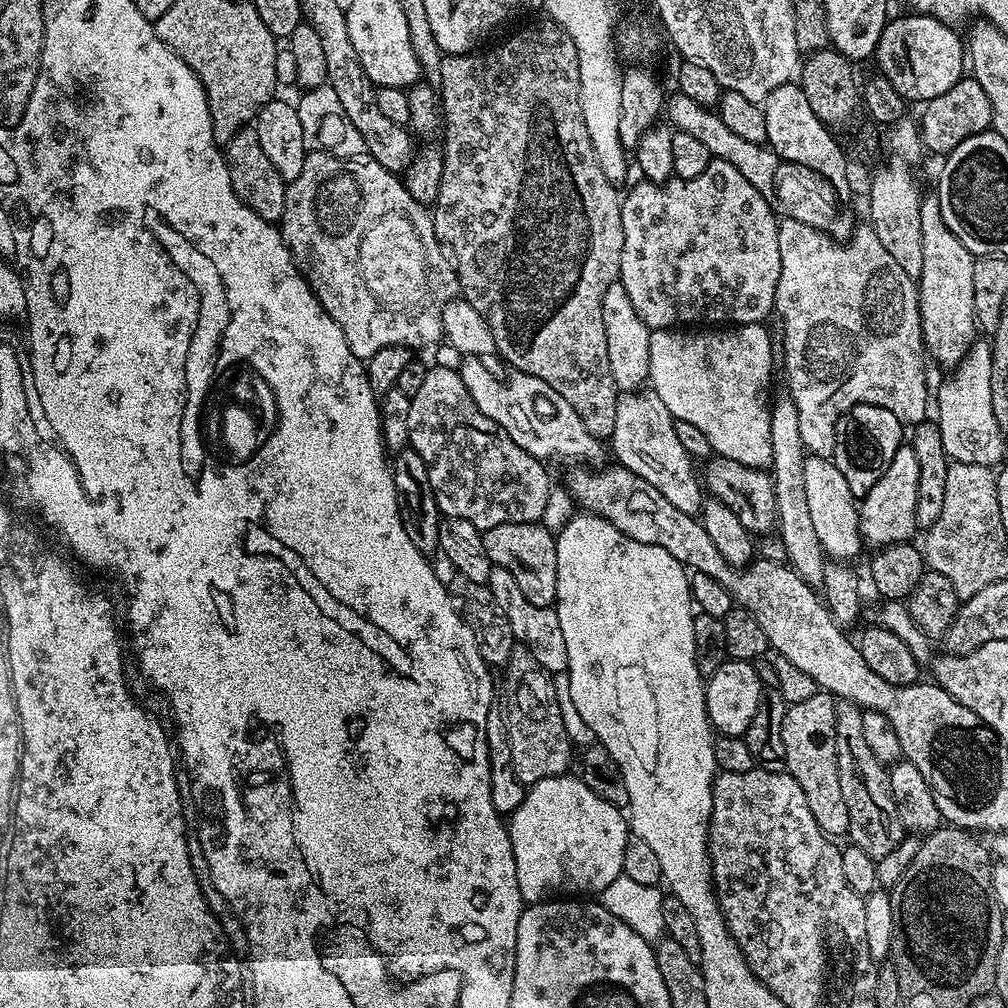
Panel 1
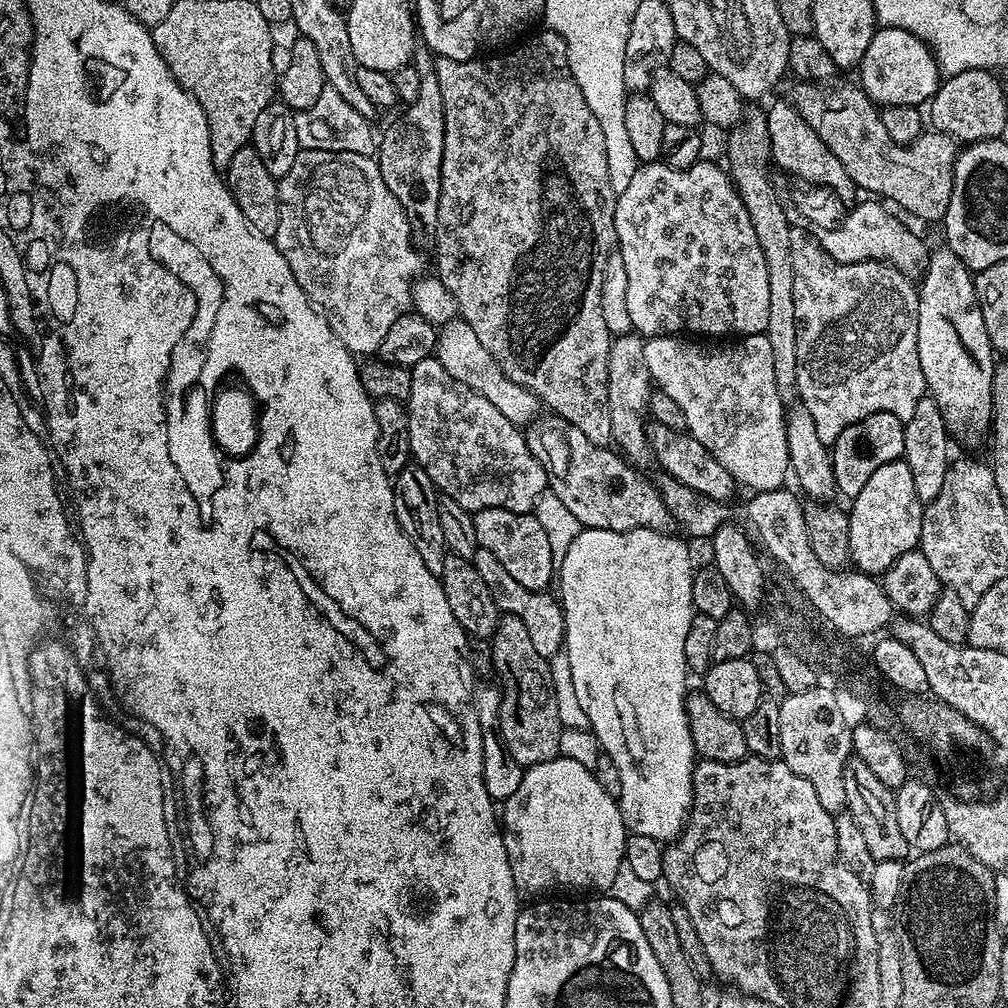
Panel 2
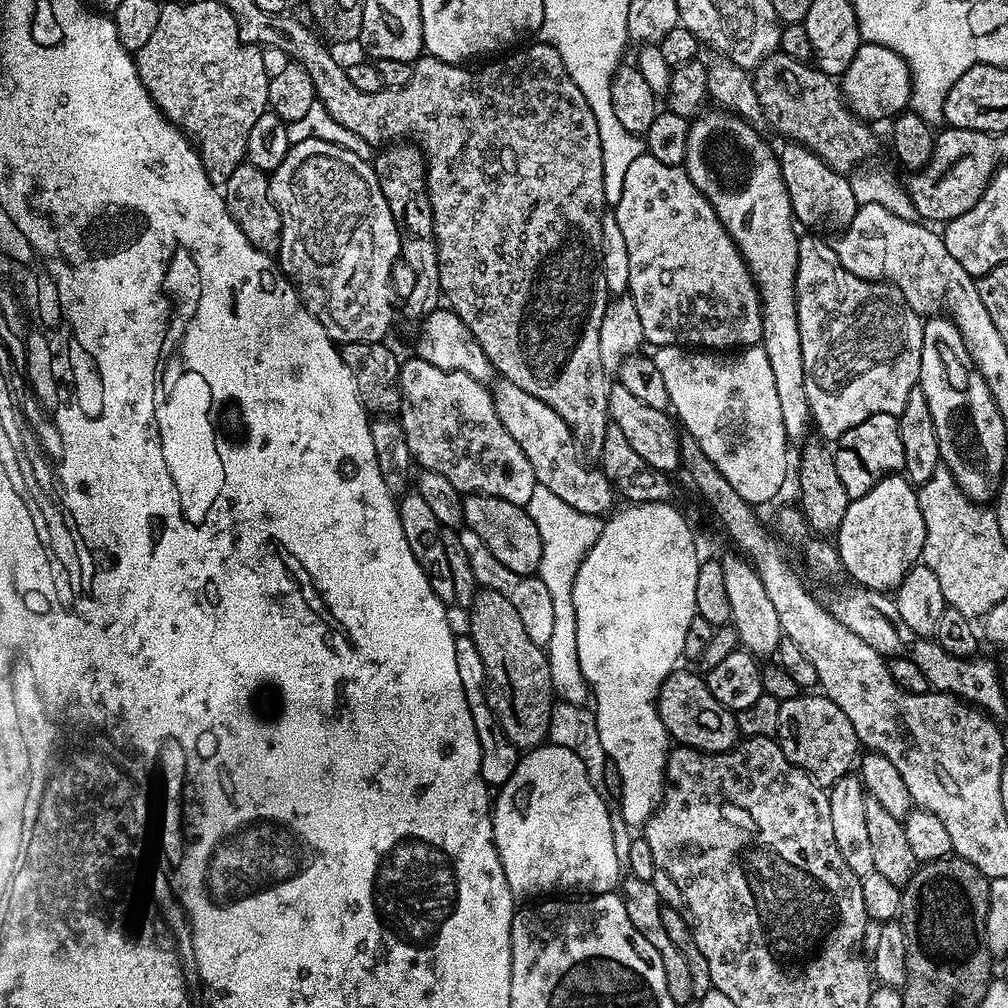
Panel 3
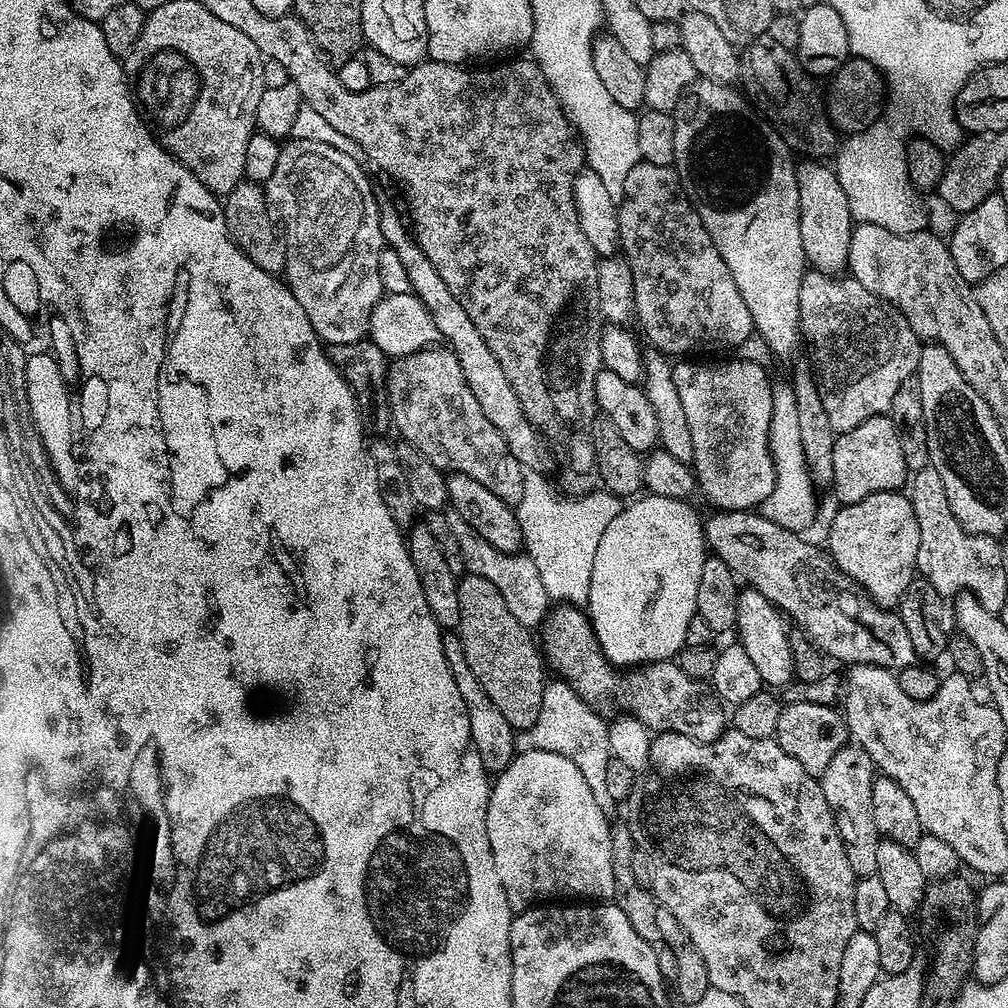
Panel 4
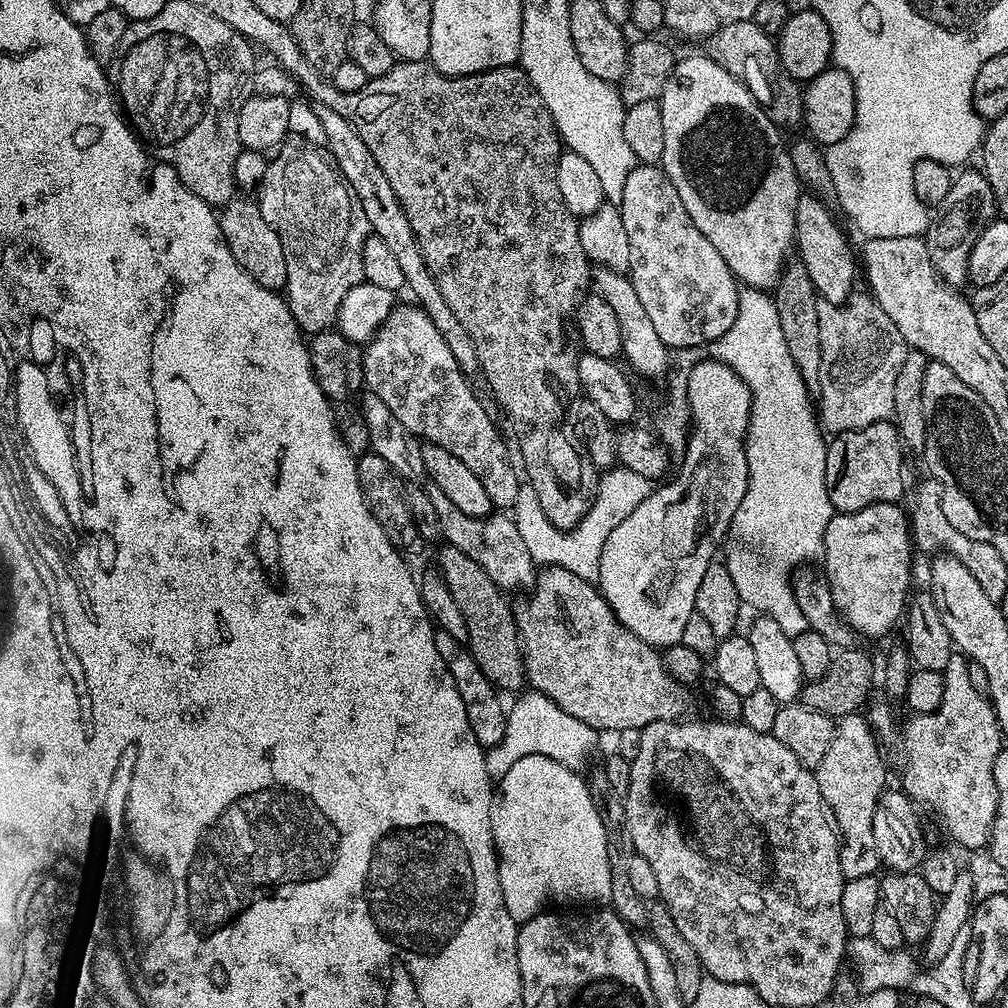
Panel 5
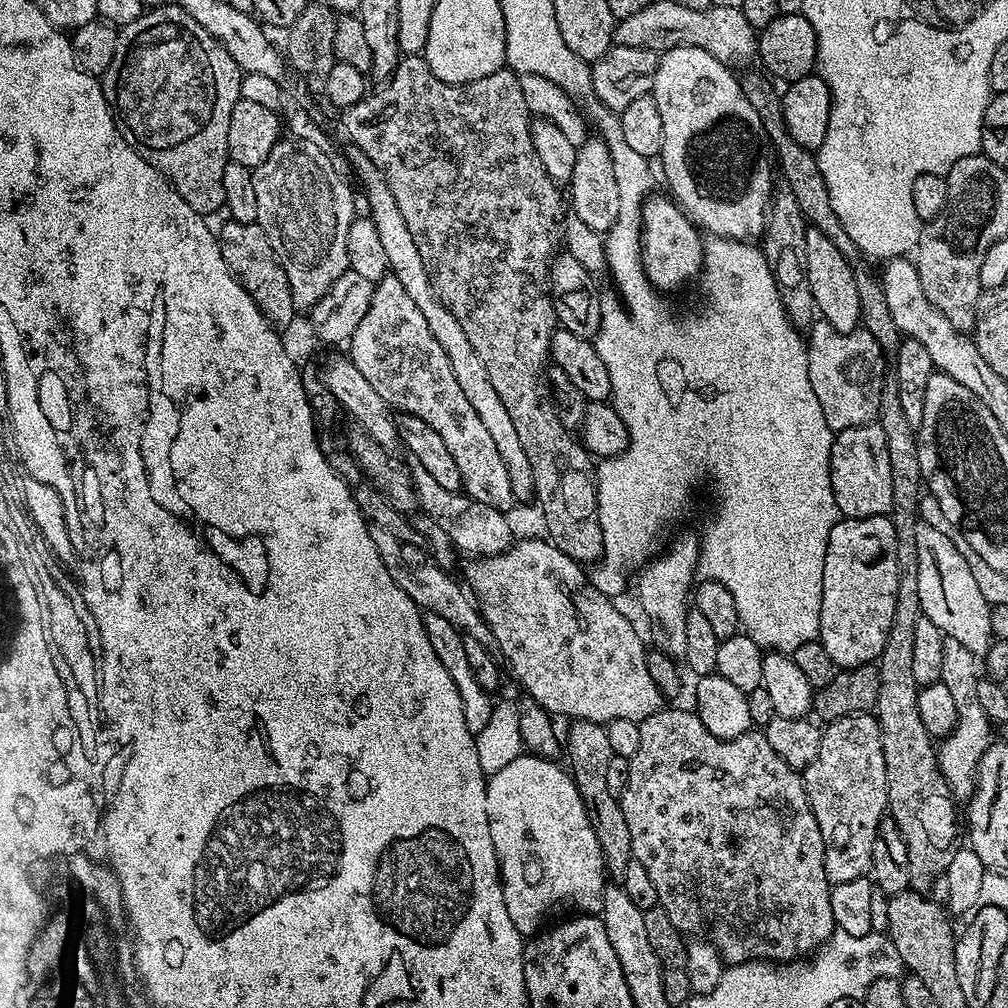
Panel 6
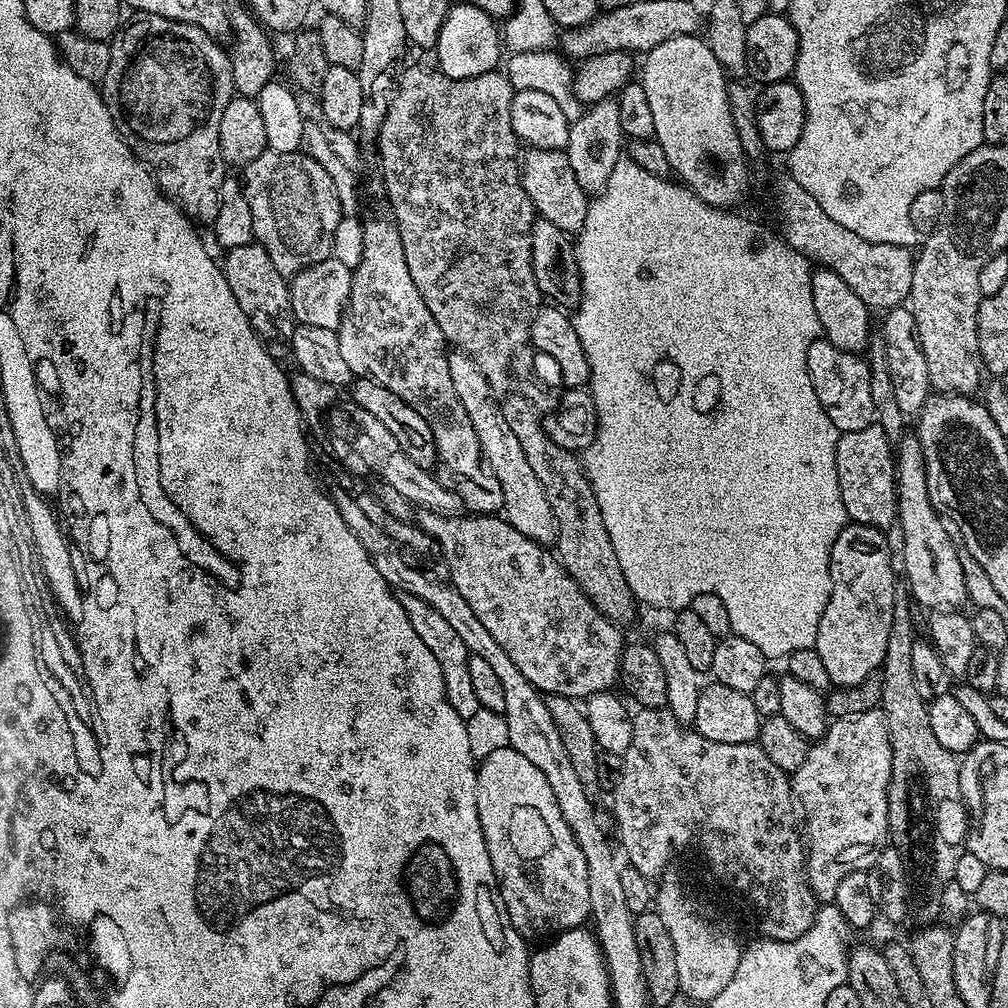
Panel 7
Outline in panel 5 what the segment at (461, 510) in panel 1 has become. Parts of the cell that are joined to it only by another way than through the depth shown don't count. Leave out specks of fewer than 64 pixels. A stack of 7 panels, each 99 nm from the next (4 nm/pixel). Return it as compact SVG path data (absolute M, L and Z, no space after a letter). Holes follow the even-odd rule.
M411 303L403 304L393 308L384 325L364 348L364 384L367 391L382 398L382 402L390 406L390 414L394 414L394 418L398 418L398 422L402 422L402 426L406 426L406 430L413 436L421 441L437 444L462 461L478 477L478 482L482 482L486 494L490 494L493 509L512 510L508 508L514 507L520 496L521 477L514 460L512 465L512 460L508 457L508 448L504 445L495 422L488 417L487 410L472 393L472 388L468 385L469 377L458 366L454 354L450 354L450 346L446 346L446 338L442 338L438 326L430 322L423 308Z

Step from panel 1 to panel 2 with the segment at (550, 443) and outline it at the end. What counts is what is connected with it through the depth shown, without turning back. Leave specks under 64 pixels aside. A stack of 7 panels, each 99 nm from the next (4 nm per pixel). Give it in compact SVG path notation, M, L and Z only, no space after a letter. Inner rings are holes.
M455 318L439 329L434 356L440 361L446 374L450 374L450 378L470 386L470 390L482 394L486 402L494 402L494 407L505 418L510 418L512 424L527 426L541 415L542 405L538 397L526 390L526 386L518 386L510 382L510 378L506 378L502 366L498 366L494 358L490 358L490 350L482 346L478 334L474 334L474 330L470 330L470 326L464 320Z

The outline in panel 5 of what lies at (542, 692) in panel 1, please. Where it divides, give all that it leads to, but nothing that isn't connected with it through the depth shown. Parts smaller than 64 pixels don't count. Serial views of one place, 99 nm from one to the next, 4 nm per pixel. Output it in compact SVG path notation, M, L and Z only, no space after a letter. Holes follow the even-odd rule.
M450 543L443 545L444 549L437 554L438 571L444 577L450 595L454 598L455 605L462 612L463 621L466 622L469 640L466 647L472 653L474 662L486 674L486 678L497 689L519 693L525 687L524 650L520 647L520 632L516 629L513 605L508 605L508 600L502 589L496 585L474 562L474 558L466 558L458 546Z

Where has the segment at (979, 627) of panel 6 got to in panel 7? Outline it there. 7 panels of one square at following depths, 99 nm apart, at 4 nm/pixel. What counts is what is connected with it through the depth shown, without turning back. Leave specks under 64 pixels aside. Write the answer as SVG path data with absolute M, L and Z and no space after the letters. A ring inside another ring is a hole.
M914 434L900 437L894 454L896 462L896 518L900 528L900 540L904 545L900 552L904 555L904 572L908 575L907 591L917 605L927 610L960 610L968 600L966 578L962 574L962 562L958 558L958 548L954 546L949 525L945 517L932 504L930 490L926 486L926 462L922 454L920 440Z

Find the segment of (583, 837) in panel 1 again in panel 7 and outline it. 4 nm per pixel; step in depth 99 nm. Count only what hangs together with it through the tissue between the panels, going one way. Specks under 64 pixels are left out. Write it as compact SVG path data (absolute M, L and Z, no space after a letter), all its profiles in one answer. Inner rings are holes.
M507 747L496 750L485 760L479 761L476 789L478 818L482 822L482 834L486 838L486 850L490 854L496 882L500 885L500 897L506 906L506 914L510 914L514 930L518 930L525 938L548 938L553 934L581 927L592 914L590 874L586 870L582 846L578 846L570 826L566 826L566 818L562 818L562 810L558 810L558 802L554 802L554 790L550 790L546 774L537 770L527 758L522 758L522 754Z

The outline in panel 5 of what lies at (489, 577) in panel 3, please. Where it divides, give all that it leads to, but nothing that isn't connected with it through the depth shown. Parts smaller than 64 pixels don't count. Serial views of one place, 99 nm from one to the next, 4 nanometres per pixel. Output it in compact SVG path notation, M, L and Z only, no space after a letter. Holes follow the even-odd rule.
M429 483L426 491L430 494L430 502L434 502L434 510L438 510L440 525L444 531L443 539L447 543L458 546L466 558L474 558L486 574L490 574L492 581L502 590L508 588L531 589L535 585L538 575L538 566L530 558L530 550L526 550L525 533L520 533L520 528L511 520L508 514L493 514L486 517L467 516L438 490L438 486Z

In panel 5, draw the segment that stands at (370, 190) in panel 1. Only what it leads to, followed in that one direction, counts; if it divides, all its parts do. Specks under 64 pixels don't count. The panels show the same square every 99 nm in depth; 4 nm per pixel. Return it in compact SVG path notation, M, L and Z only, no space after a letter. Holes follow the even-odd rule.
M299 138L284 141L279 152L269 159L266 178L258 193L262 218L278 234L282 242L282 254L286 254L286 299L290 314L305 334L315 334L331 329L342 306L342 298L354 286L364 280L362 270L362 246L370 235L366 214L362 214L362 202L352 193L352 187L345 182L336 160L327 147L311 144Z

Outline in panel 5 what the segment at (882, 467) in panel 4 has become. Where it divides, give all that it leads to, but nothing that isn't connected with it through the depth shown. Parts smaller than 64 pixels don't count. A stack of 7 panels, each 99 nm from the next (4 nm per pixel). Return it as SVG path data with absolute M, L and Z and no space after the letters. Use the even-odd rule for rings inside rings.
M888 420L833 435L826 454L826 494L830 494L833 509L837 513L857 512L866 506L903 501L904 456L896 425Z

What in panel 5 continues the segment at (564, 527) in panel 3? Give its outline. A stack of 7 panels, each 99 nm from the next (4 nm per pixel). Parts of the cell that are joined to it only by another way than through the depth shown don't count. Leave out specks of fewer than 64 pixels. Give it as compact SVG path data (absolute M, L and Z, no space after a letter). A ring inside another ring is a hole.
M623 466L613 467L599 477L596 485L596 499L592 501L586 518L582 518L580 527L570 531L548 530L545 536L531 536L526 539L526 550L530 550L530 558L537 566L565 568L578 574L583 580L595 581L600 574L602 546L606 538L616 526L621 524L654 490L653 485L642 474L634 474L634 470Z

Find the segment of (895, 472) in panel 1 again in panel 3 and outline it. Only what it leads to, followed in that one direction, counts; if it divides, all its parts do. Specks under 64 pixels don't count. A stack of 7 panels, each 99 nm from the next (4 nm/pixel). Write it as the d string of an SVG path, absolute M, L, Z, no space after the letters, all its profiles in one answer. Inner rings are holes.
M903 475L883 476L862 498L849 500L841 526L834 533L834 547L840 556L840 567L853 576L861 588L873 588L876 592L891 593L899 588L905 574L924 555L926 522L922 522L922 510L918 506L917 489Z

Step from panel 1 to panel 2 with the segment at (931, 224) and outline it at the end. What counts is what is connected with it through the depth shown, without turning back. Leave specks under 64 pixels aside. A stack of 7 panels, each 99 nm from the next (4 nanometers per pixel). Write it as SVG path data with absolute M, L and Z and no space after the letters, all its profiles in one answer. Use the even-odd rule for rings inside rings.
M940 246L928 257L926 269L918 284L918 362L922 362L922 374L932 401L942 410L949 433L956 436L980 436L989 431L992 422L992 374L994 353L986 326L982 322L982 310L976 305L976 282L973 273L948 247Z

